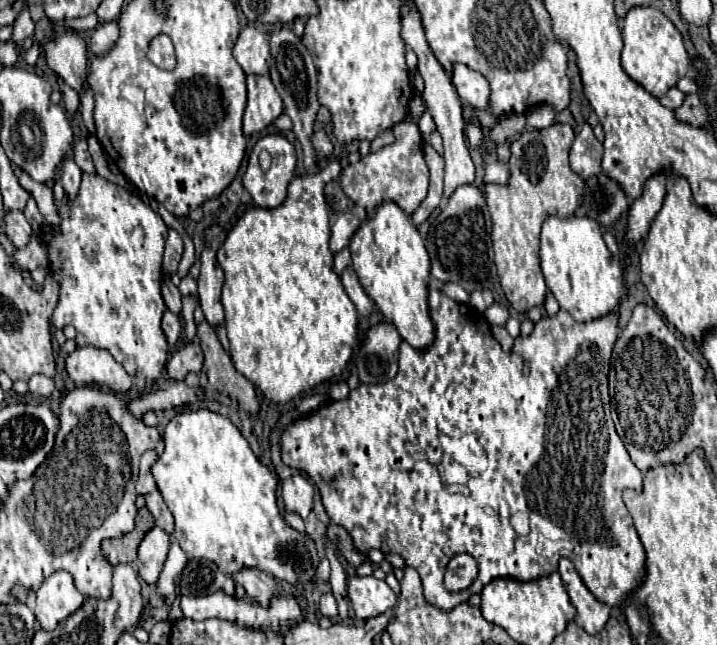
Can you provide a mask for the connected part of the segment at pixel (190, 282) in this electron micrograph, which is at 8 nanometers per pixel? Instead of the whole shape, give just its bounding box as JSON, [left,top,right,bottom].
[180,275,198,296]

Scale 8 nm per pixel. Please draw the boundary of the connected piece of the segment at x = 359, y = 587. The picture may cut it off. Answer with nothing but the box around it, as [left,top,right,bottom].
[348,575,398,619]

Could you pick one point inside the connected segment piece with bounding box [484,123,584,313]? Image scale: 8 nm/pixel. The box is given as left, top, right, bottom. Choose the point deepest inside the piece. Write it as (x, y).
(518, 210)

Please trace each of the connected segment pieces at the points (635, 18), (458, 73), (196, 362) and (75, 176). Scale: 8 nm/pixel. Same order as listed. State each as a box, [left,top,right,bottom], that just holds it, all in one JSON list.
[[622,7,690,99],[452,65,490,111],[168,343,204,381],[60,157,82,199]]

